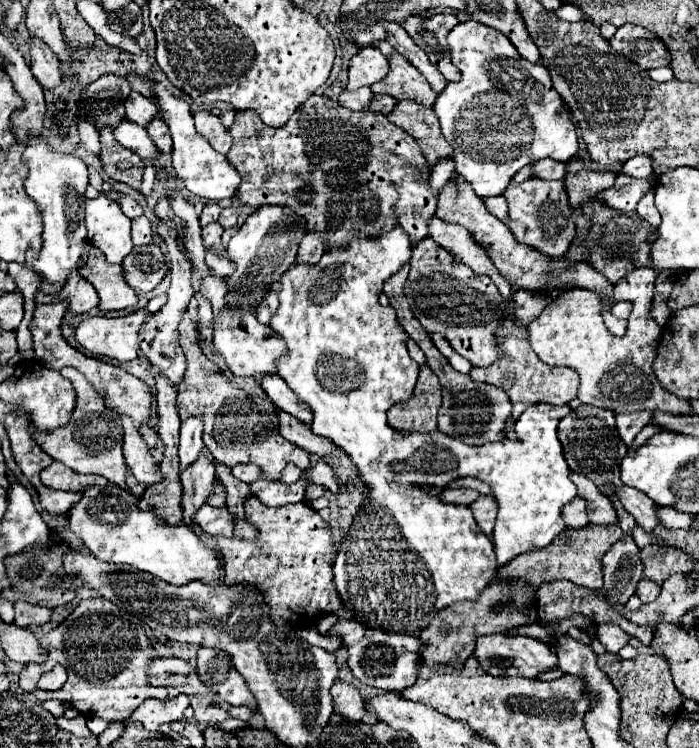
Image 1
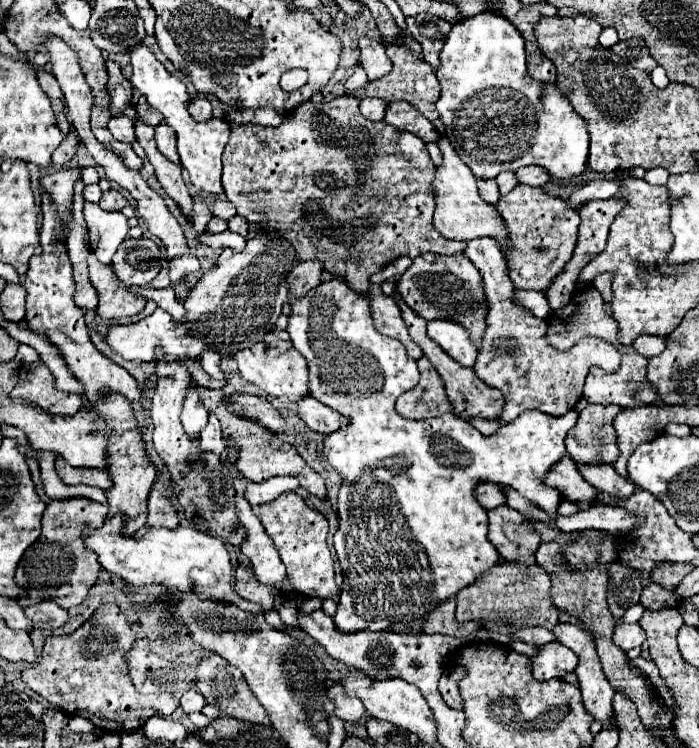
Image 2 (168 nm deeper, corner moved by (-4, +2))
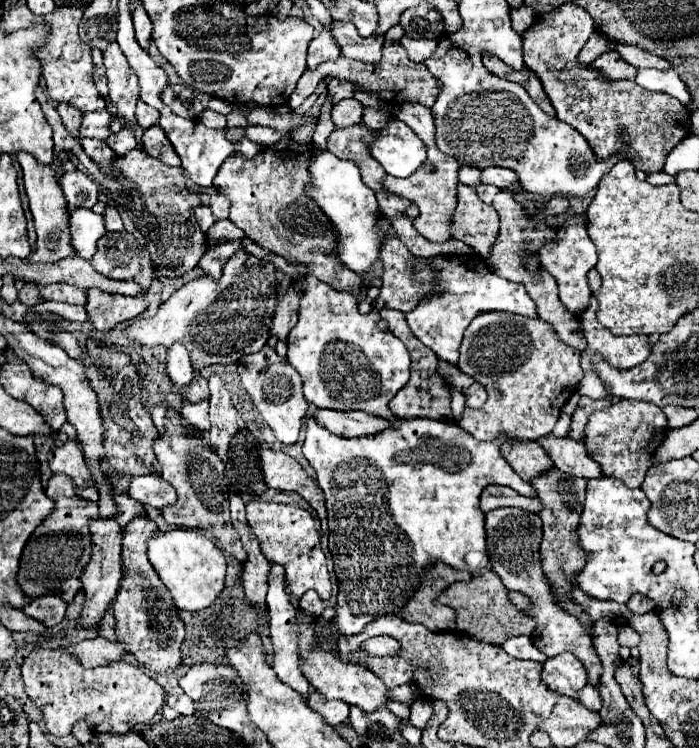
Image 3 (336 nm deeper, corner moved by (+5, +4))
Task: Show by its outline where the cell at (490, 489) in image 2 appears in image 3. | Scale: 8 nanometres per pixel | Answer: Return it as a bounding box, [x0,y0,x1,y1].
[481,485,543,513]

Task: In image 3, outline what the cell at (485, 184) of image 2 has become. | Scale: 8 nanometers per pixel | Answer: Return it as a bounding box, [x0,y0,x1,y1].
[459,167,481,187]

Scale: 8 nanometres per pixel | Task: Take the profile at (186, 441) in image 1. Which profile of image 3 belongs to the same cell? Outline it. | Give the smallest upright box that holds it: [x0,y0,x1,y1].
[167,343,193,391]

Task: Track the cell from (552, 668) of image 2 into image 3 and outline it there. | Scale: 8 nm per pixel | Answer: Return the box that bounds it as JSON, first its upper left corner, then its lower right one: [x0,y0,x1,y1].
[541,653,587,697]

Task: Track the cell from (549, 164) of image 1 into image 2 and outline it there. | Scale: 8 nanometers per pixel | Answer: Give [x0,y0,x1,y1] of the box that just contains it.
[516,165,548,187]

